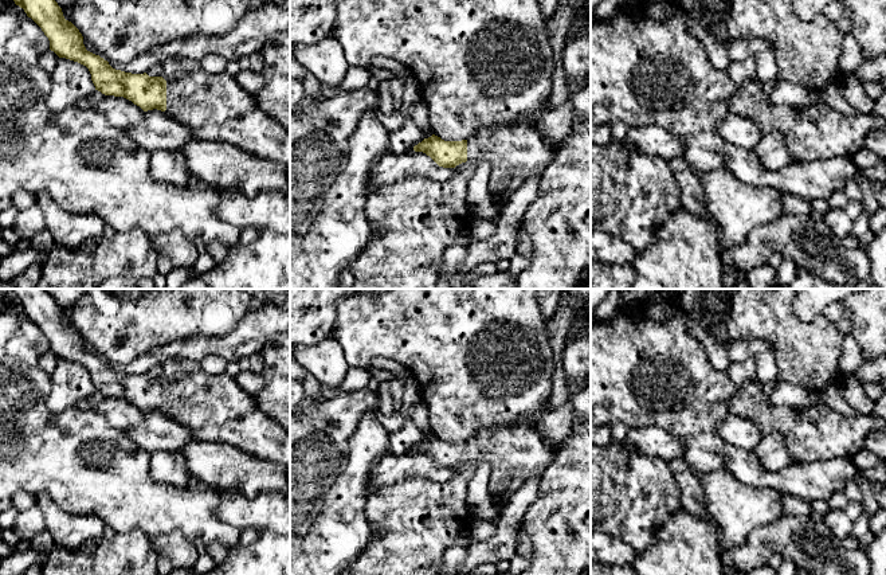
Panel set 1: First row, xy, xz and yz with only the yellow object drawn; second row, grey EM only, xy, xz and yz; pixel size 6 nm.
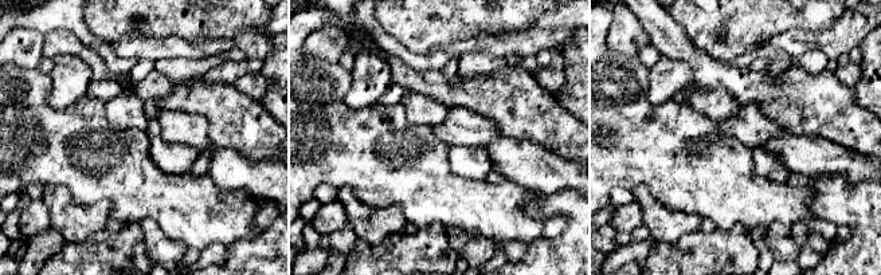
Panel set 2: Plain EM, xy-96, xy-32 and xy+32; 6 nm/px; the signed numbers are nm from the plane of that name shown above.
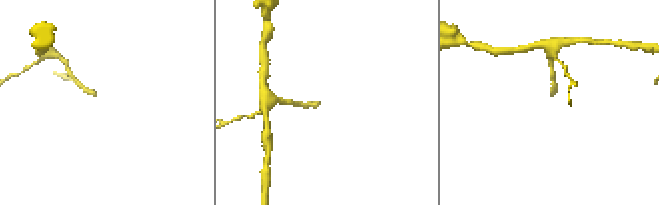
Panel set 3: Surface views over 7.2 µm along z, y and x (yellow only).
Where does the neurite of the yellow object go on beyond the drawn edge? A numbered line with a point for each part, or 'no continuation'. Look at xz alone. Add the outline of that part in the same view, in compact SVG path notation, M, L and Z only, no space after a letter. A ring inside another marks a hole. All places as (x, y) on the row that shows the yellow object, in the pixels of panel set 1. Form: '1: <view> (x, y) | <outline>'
1: xz (517, 151) | M528 117L507 125L482 128L467 138L467 161L491 164L489 188L498 208L503 206L499 193L509 199L528 177L541 176L553 157L554 150L540 130L540 121Z

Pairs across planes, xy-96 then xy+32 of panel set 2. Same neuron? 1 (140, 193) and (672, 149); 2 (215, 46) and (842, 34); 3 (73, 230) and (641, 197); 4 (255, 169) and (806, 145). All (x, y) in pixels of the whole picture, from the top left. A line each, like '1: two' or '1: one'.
1: one
2: one
3: one
4: one

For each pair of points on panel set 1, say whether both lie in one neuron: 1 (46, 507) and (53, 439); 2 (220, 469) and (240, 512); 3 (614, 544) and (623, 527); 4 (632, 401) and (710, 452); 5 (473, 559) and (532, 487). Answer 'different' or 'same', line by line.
1: different
2: different
3: different
4: same
5: same

